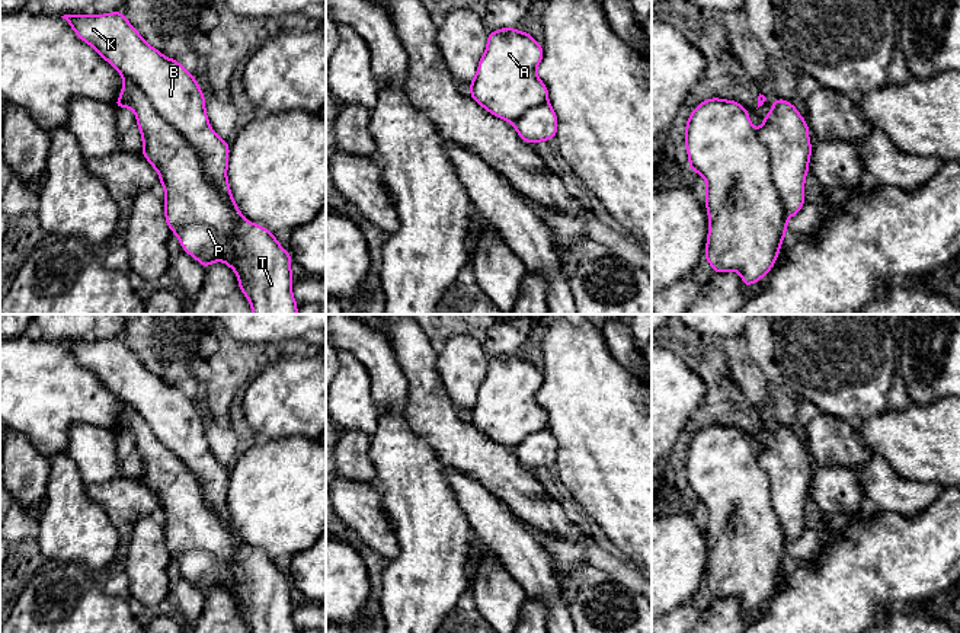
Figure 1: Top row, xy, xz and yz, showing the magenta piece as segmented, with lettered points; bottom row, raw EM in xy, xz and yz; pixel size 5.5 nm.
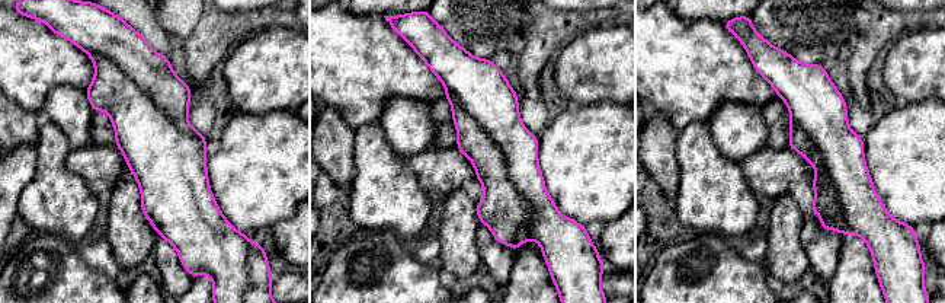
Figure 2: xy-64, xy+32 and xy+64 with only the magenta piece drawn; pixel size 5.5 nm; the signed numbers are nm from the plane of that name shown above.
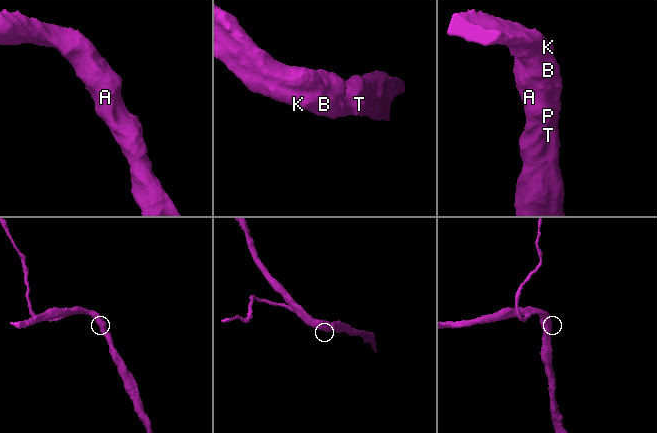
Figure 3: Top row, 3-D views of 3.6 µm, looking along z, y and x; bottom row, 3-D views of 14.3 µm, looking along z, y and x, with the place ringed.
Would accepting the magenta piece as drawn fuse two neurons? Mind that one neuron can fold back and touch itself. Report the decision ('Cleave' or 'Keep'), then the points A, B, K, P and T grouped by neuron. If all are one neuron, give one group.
Keep. Groups: A B K P T

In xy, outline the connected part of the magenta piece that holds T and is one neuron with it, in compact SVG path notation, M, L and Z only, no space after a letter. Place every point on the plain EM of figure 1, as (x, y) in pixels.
M122 336L61 343L124 403L119 426L112 431L135 438L143 463L141 480L160 501L166 517L166 549L183 576L204 594L217 586L227 589L236 598L250 633L298 633L292 623L291 581L273 559L247 547L231 522L227 506L230 471L212 457L204 419L193 402L177 386L148 371Z

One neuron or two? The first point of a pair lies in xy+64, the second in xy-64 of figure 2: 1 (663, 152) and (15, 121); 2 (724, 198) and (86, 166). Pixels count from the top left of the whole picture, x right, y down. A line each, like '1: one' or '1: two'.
1: one
2: two

